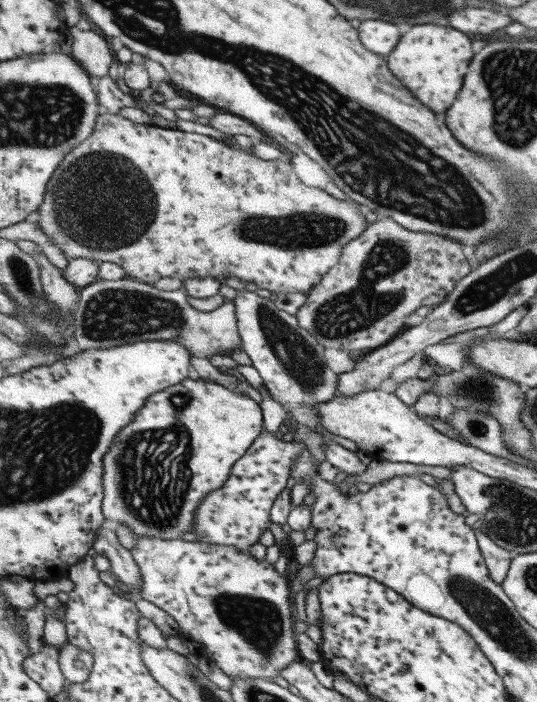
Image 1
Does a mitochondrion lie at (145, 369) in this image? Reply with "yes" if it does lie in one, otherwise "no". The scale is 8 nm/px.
no

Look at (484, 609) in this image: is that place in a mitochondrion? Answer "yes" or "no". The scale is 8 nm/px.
yes

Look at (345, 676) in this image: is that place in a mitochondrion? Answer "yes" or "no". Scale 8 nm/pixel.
no

